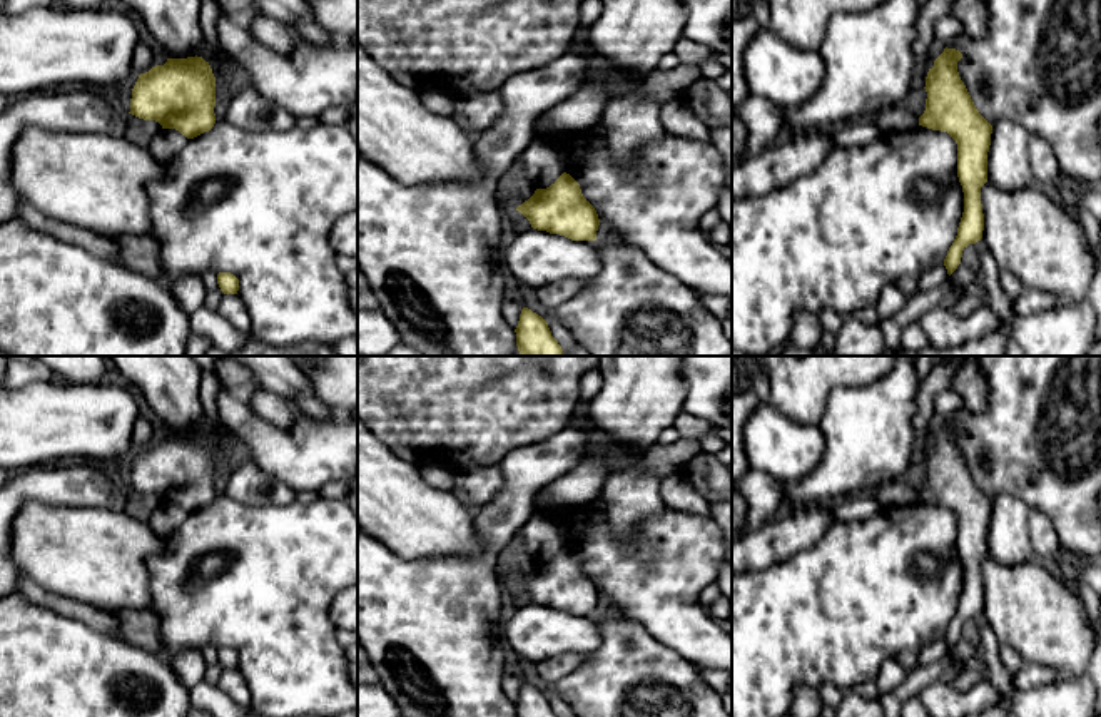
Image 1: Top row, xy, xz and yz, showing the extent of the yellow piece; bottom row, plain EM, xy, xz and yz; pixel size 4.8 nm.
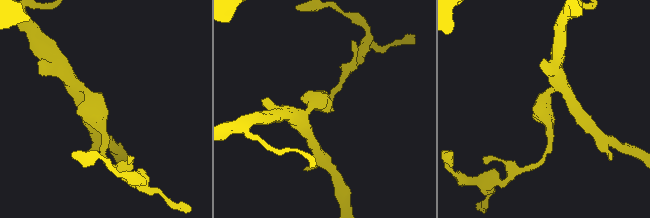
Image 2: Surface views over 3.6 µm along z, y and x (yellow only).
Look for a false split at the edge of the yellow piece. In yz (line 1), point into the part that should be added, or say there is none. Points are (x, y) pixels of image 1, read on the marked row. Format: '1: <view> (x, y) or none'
1: none

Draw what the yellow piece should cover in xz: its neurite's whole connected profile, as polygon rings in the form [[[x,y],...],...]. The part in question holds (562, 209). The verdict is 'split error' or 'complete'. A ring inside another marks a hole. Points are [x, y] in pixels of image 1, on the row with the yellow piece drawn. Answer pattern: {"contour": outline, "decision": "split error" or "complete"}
{"contour": [[[566,172],[550,187],[536,189],[516,211],[530,221],[533,229],[571,241],[596,241],[598,214],[583,197],[580,184]]], "decision": "complete"}

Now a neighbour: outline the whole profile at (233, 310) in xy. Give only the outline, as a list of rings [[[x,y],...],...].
[[[224,294],[217,313],[241,333],[251,333],[251,318],[239,294]]]

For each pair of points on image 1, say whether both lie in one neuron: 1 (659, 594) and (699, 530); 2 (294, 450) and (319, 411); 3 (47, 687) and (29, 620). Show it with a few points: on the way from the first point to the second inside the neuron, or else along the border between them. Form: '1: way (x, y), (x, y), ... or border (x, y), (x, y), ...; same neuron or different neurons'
1: way (659, 579), (662, 570), (687, 545); same neuron
2: border (298, 411), (323, 422), (338, 415); different neurons
3: way (35, 671), (29, 664), (29, 637); same neuron

